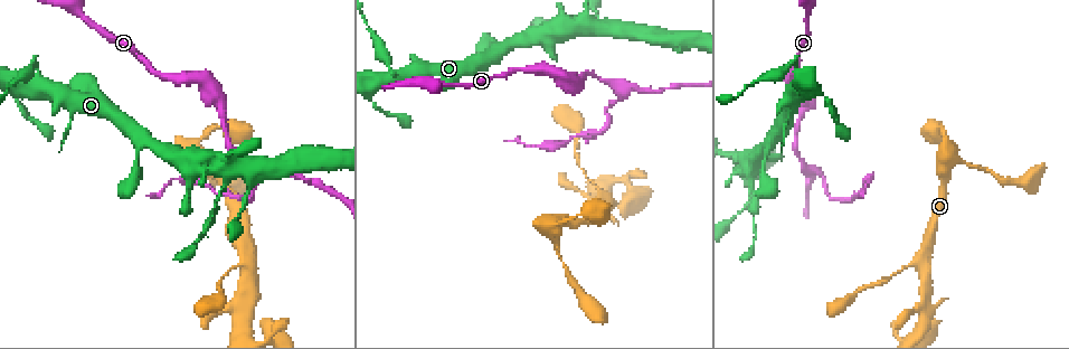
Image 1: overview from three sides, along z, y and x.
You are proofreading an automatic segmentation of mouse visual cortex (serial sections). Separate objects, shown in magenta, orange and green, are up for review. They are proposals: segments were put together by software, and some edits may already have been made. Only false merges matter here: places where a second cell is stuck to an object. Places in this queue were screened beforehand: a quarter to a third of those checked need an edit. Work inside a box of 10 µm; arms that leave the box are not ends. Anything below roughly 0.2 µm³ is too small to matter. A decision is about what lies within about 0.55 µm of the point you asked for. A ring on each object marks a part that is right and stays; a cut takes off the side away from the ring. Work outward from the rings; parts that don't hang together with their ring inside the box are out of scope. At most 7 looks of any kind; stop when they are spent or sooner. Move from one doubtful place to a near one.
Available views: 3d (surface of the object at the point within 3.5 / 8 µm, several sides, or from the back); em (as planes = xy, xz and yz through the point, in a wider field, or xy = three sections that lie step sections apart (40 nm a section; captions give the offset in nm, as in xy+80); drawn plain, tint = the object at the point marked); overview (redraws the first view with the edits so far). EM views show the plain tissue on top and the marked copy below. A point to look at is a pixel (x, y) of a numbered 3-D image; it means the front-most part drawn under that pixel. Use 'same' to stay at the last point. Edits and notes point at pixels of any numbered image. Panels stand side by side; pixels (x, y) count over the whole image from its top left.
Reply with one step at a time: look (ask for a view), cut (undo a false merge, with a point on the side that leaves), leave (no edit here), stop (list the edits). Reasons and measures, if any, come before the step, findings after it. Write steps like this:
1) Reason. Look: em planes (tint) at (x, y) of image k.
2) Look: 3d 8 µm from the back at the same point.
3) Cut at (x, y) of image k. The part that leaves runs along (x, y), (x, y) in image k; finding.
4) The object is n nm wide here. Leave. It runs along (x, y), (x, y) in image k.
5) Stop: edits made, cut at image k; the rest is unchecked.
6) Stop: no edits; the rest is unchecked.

Three arms meet. Look: 3d 3.5 µm from the back at (946, 156) of image 1.

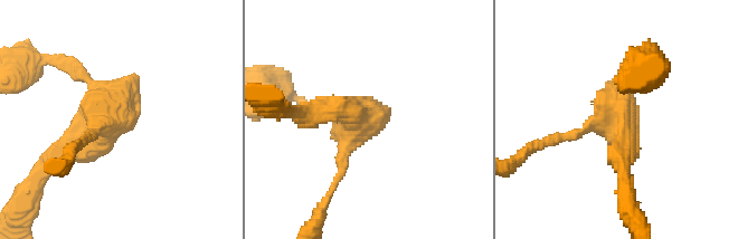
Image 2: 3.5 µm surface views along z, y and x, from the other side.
Look: em xy step 2 (tint) at (102, 123) of image 2.

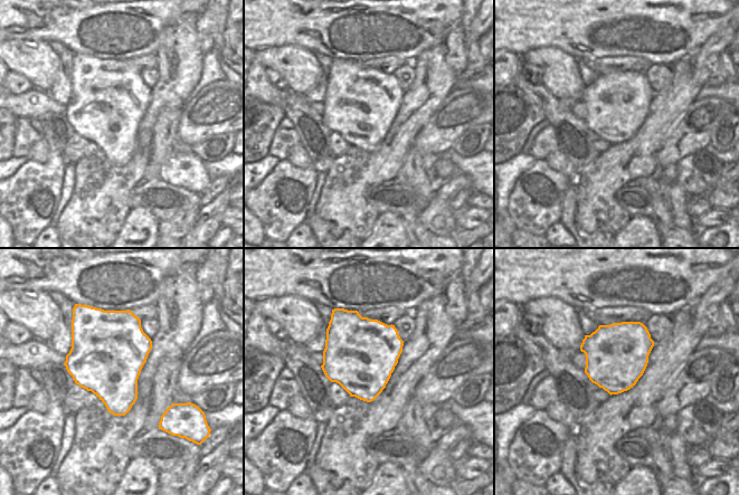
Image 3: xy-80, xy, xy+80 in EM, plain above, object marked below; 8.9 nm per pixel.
Leave. It runs along (49, 162), (104, 124), (101, 93), (63, 63) in image 2; continuous, no second cell.

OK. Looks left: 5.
Abrupt turn. Look: 3d 3.5 µm at (815, 171) of image 1.

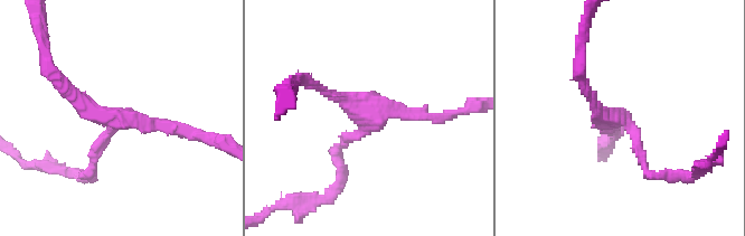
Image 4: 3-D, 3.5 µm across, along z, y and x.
Shape alone is not enough. Look: em xy step 1 (tint) at (368, 118) of image 4.

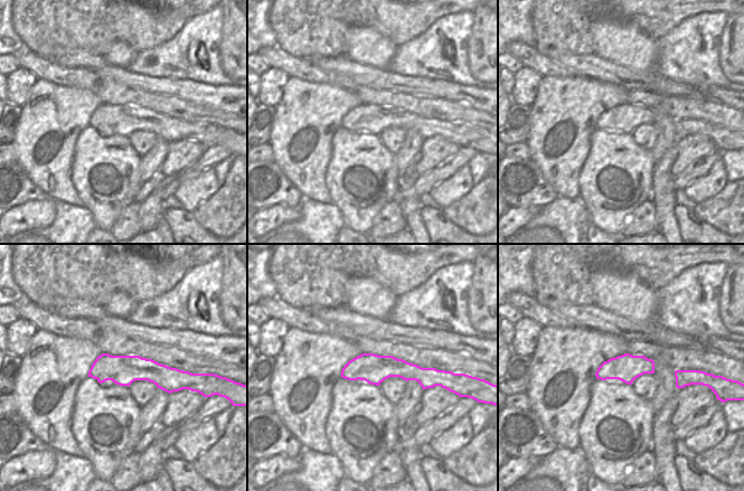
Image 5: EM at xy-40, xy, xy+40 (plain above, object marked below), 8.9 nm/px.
The object is 260 nm wide here. Leave. It runs along (91, 374), (151, 370), (180, 377) in image 5; continuous, no second cell.

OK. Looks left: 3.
Small branch off a trunk. Look: 3d 8 µm at (41, 82) of image 1.

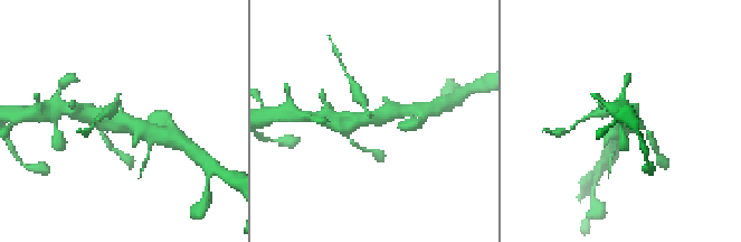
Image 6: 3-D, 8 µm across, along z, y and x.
Need the tissue. Look: em xy step 3 (tint) at the same point.

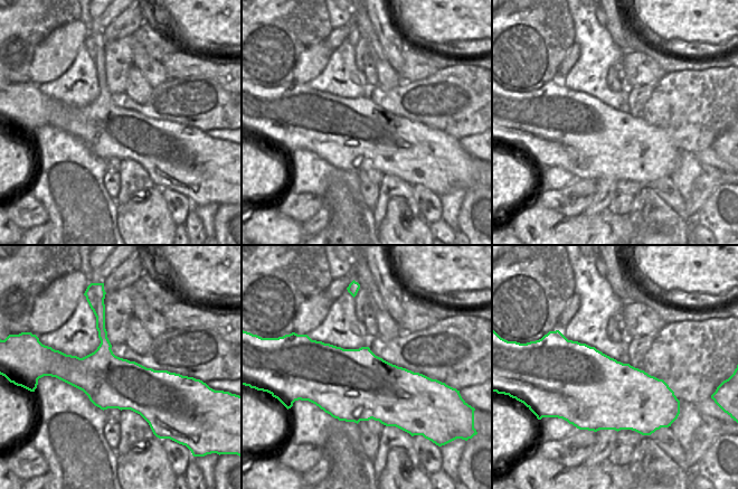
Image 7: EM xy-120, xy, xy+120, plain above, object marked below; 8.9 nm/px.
The arms are 150, 500, 500 nm wide. Leave. It runs along (399, 111), (354, 121), (347, 131) in image 6; continuous, no second cell.

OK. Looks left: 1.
Stop: no edits; the rest is unchecked.

